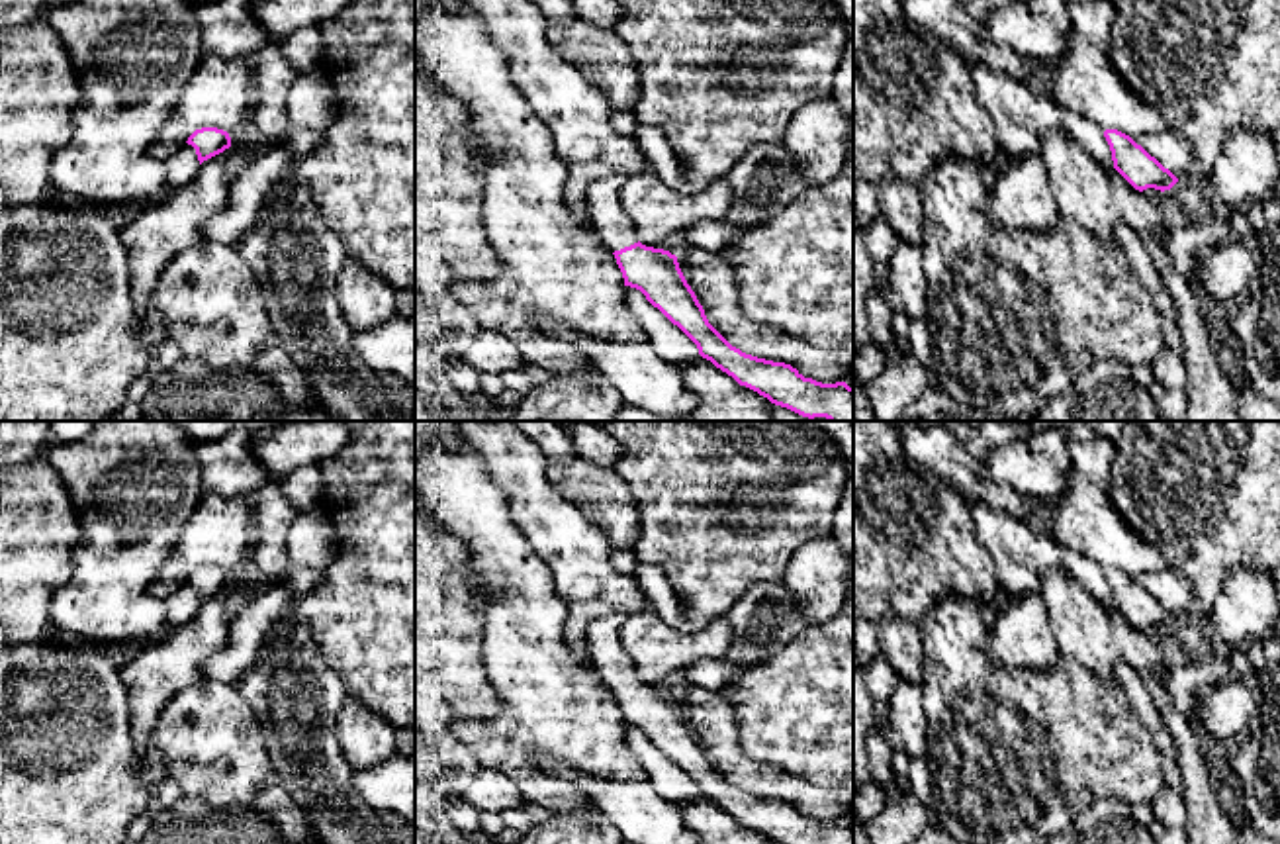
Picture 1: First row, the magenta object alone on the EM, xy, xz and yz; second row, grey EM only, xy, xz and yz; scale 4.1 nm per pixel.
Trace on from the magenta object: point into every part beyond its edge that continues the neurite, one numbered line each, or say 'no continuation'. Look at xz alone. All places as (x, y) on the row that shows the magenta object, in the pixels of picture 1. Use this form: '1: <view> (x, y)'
1: xz (607, 216)

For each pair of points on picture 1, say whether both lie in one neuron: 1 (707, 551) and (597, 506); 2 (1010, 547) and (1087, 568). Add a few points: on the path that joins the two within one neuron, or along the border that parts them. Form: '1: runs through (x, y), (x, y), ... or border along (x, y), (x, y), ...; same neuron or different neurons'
1: border along (623, 480), (639, 512), (639, 539), (633, 549); different neurons
2: runs through (1030, 551), (1050, 553), (1067, 561); same neuron

